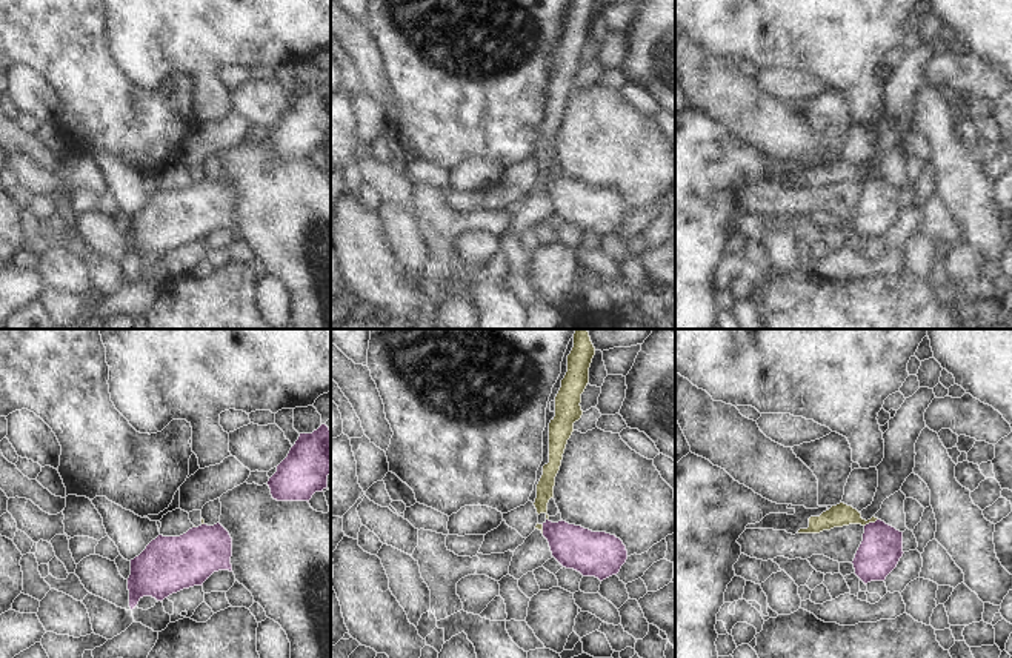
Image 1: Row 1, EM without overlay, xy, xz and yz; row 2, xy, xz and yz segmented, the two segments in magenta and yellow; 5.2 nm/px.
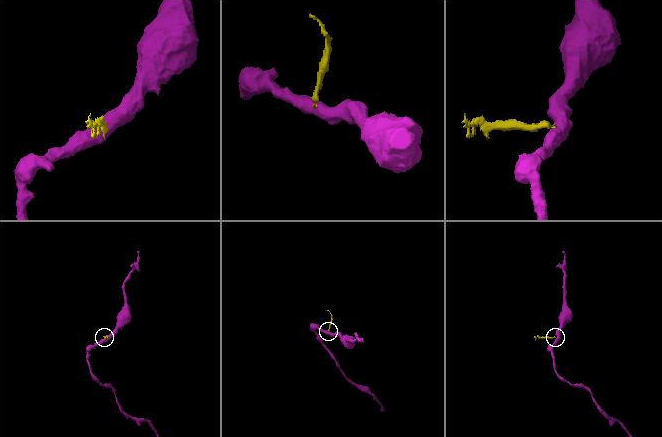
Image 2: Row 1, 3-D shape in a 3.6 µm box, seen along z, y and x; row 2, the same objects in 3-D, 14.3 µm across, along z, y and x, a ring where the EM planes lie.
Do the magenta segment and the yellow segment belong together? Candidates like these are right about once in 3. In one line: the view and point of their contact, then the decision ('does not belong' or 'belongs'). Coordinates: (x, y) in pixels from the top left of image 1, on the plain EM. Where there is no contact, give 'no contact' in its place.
yz (871, 179) | does not belong

